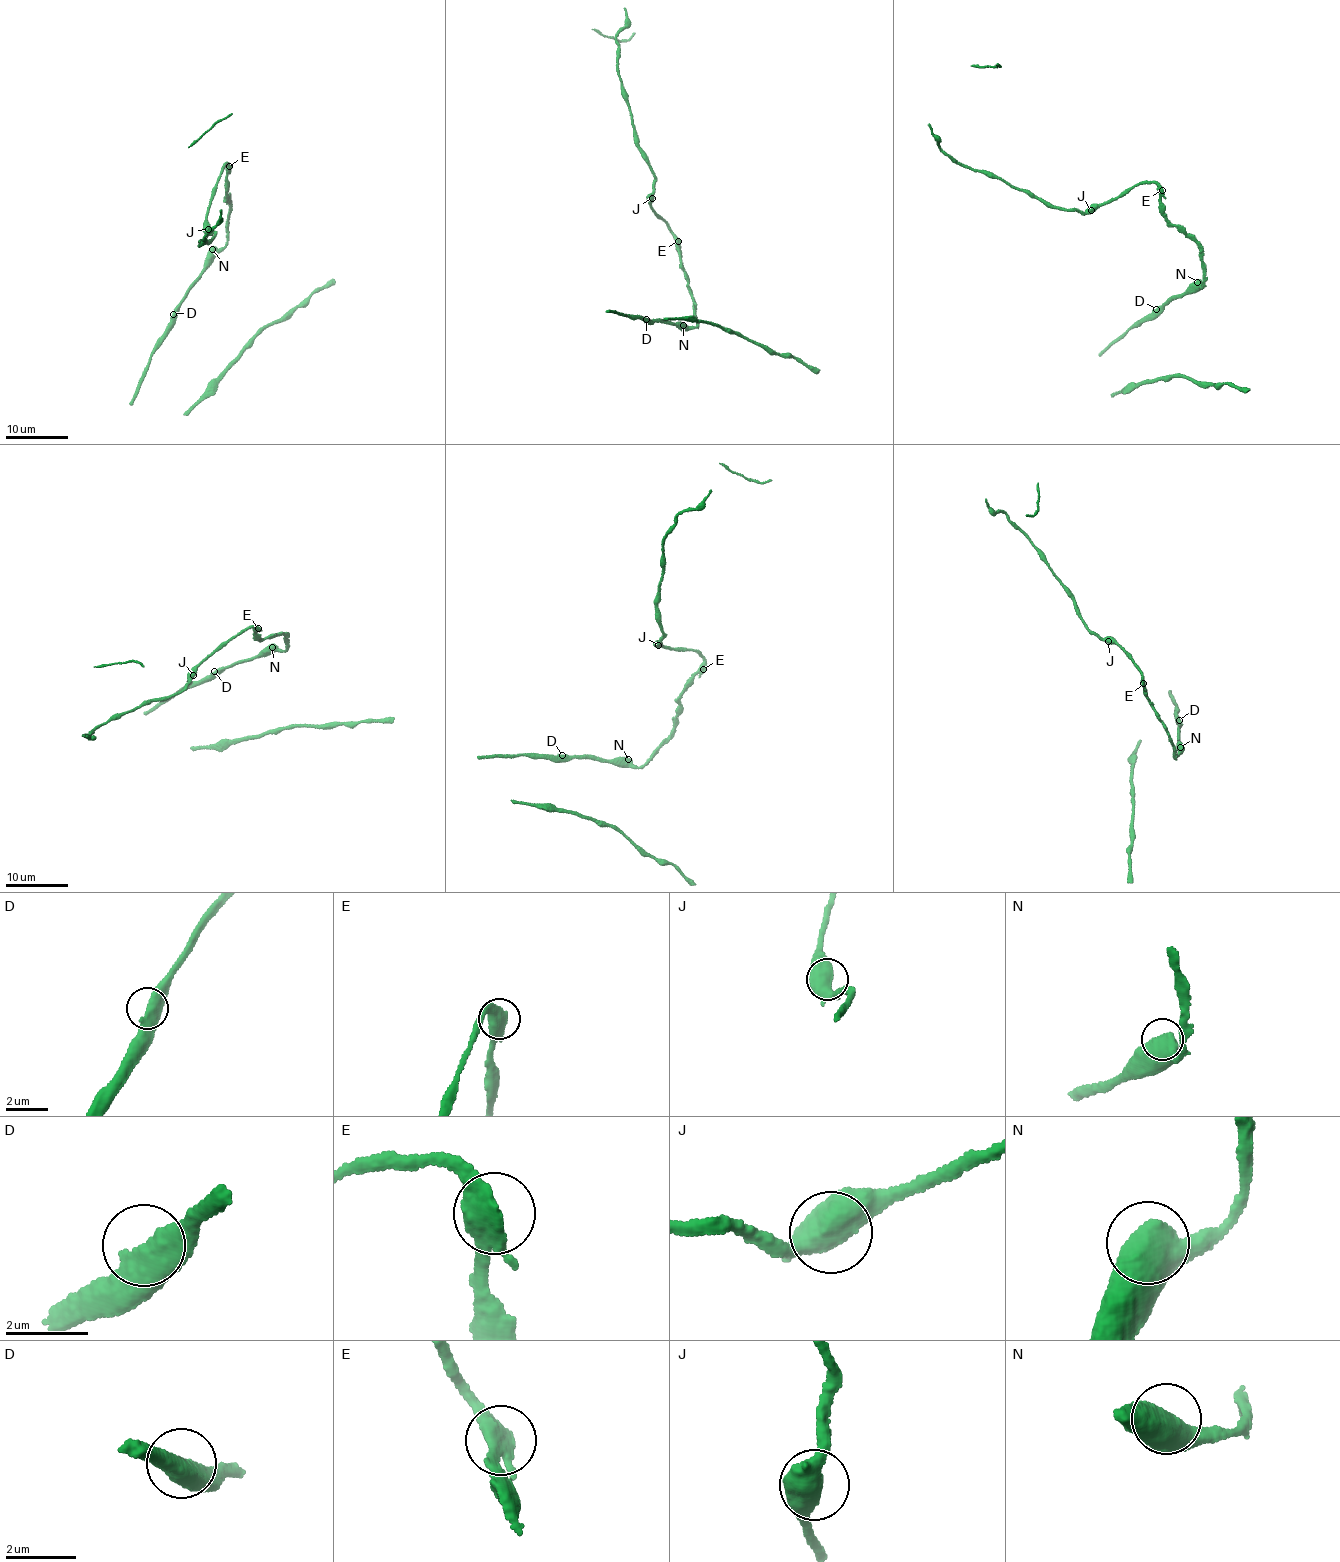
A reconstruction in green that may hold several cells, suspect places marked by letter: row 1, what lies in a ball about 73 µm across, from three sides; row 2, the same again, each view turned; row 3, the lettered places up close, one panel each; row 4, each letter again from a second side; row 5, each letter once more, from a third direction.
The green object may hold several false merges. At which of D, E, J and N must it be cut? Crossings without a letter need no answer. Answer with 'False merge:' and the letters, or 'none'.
False merge: none

